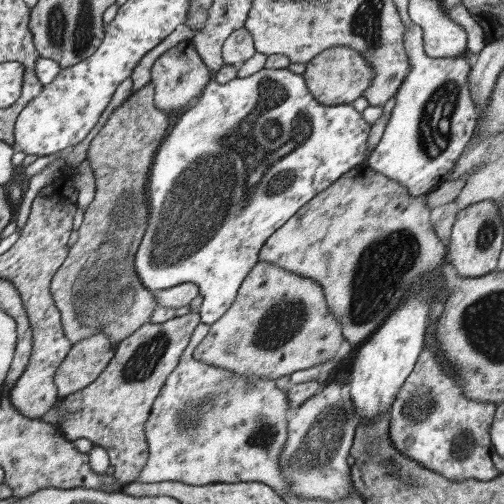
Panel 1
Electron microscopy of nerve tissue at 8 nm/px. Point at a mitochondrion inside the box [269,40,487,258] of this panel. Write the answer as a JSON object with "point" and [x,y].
{"point":[433,132]}

